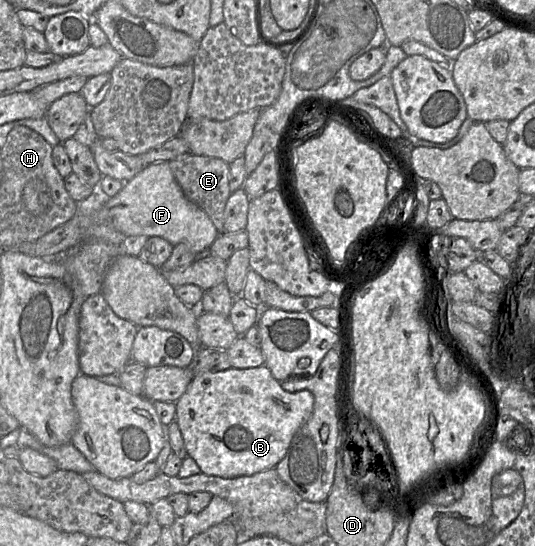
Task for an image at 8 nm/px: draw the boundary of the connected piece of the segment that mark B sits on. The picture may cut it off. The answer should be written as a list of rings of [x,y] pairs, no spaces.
[[[267,366],[196,373],[175,402],[176,418],[187,454],[206,475],[222,478],[249,476],[275,466],[284,458],[297,430],[309,419],[315,398],[312,392],[282,389]]]

